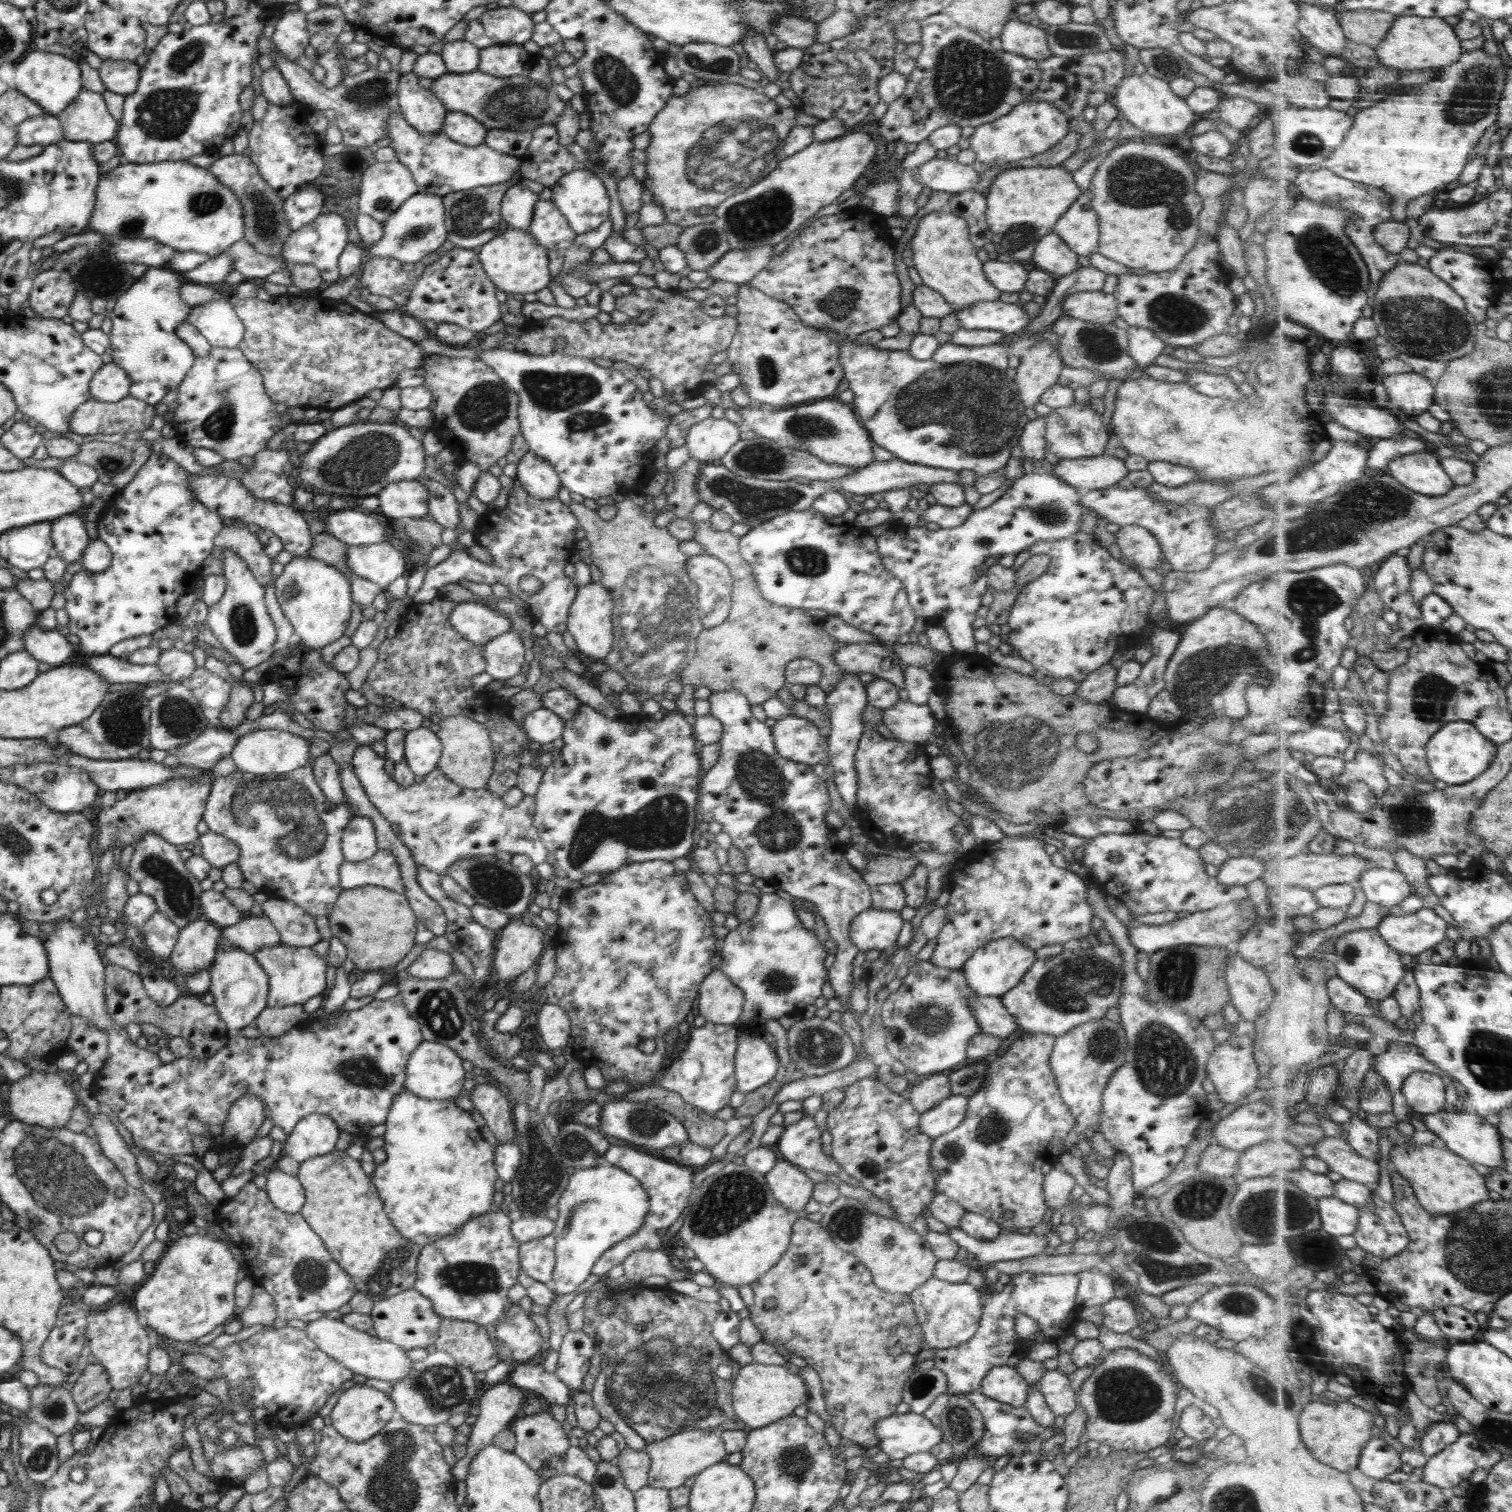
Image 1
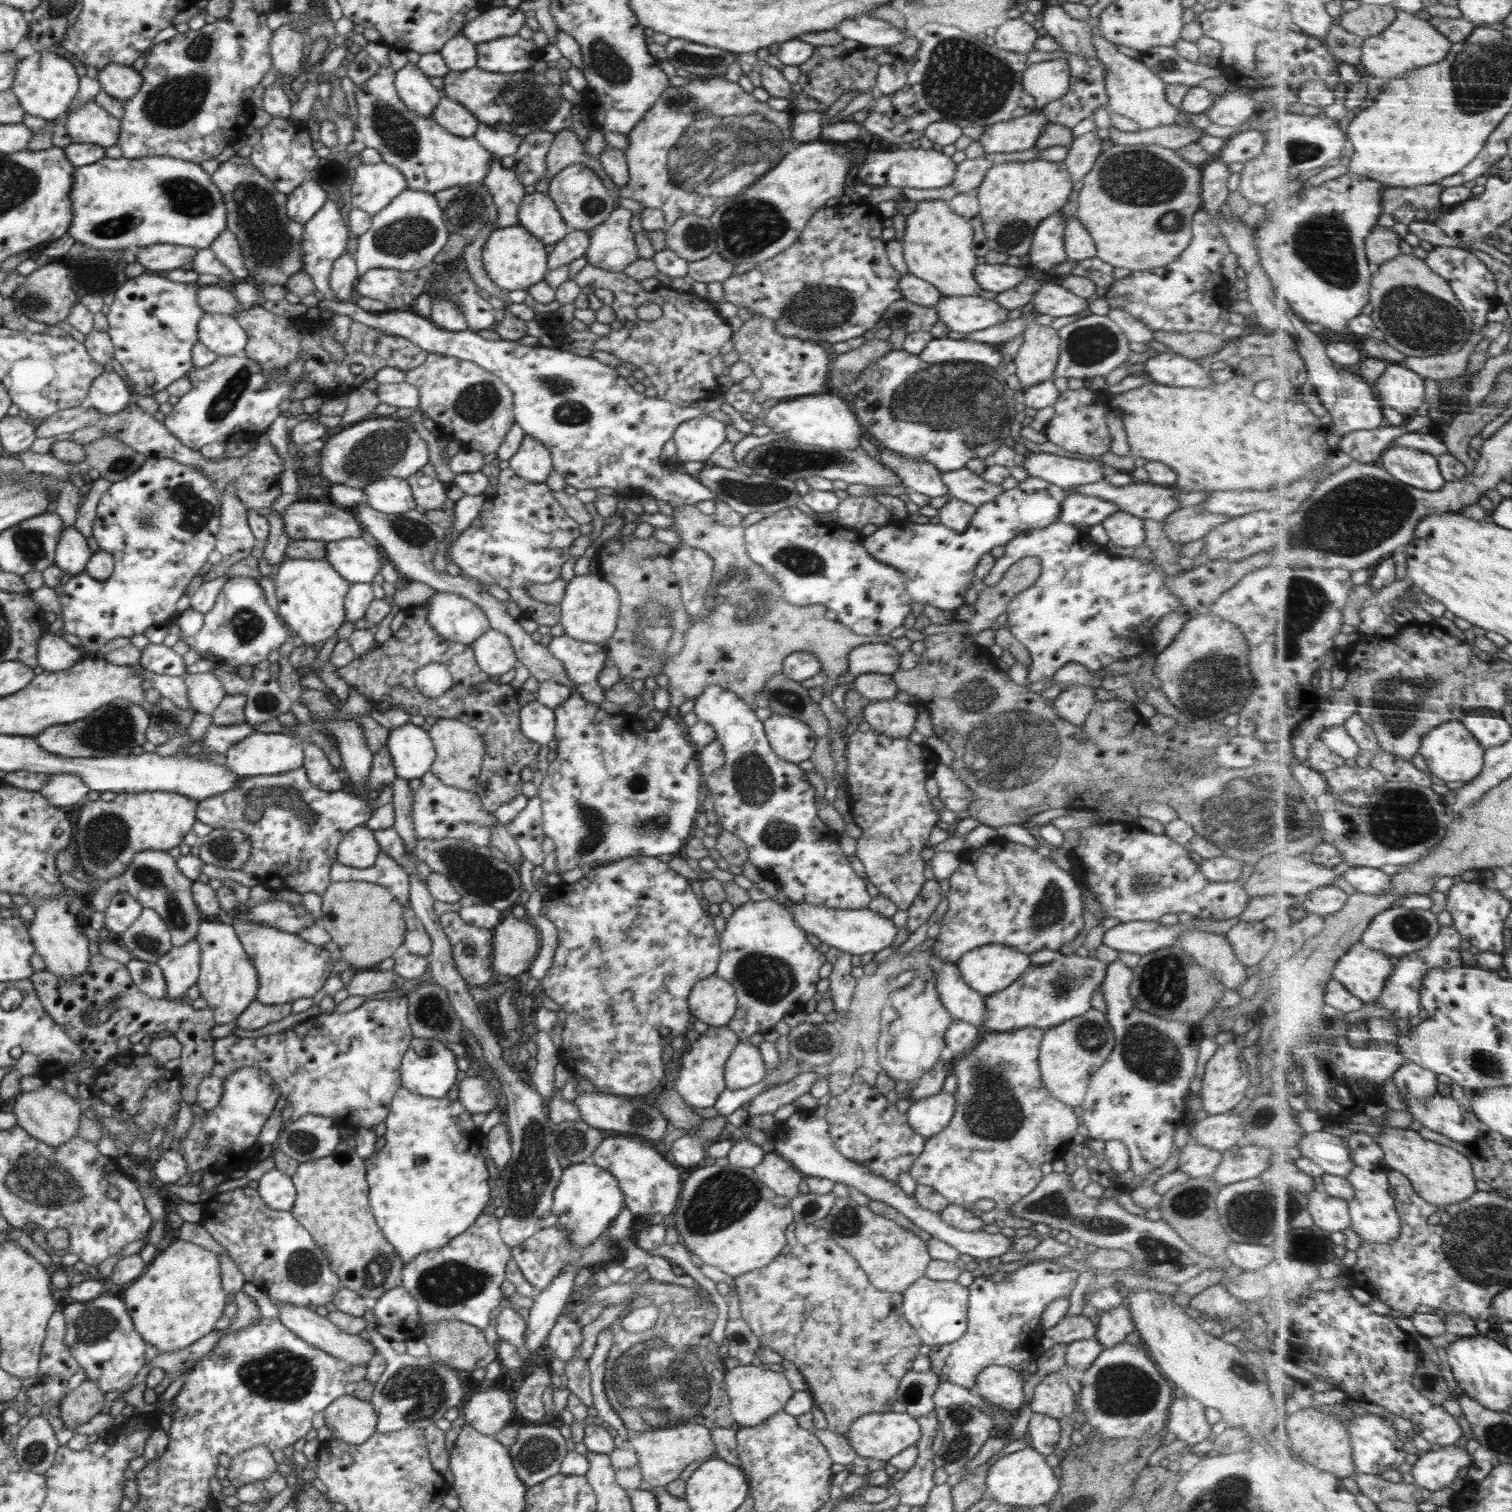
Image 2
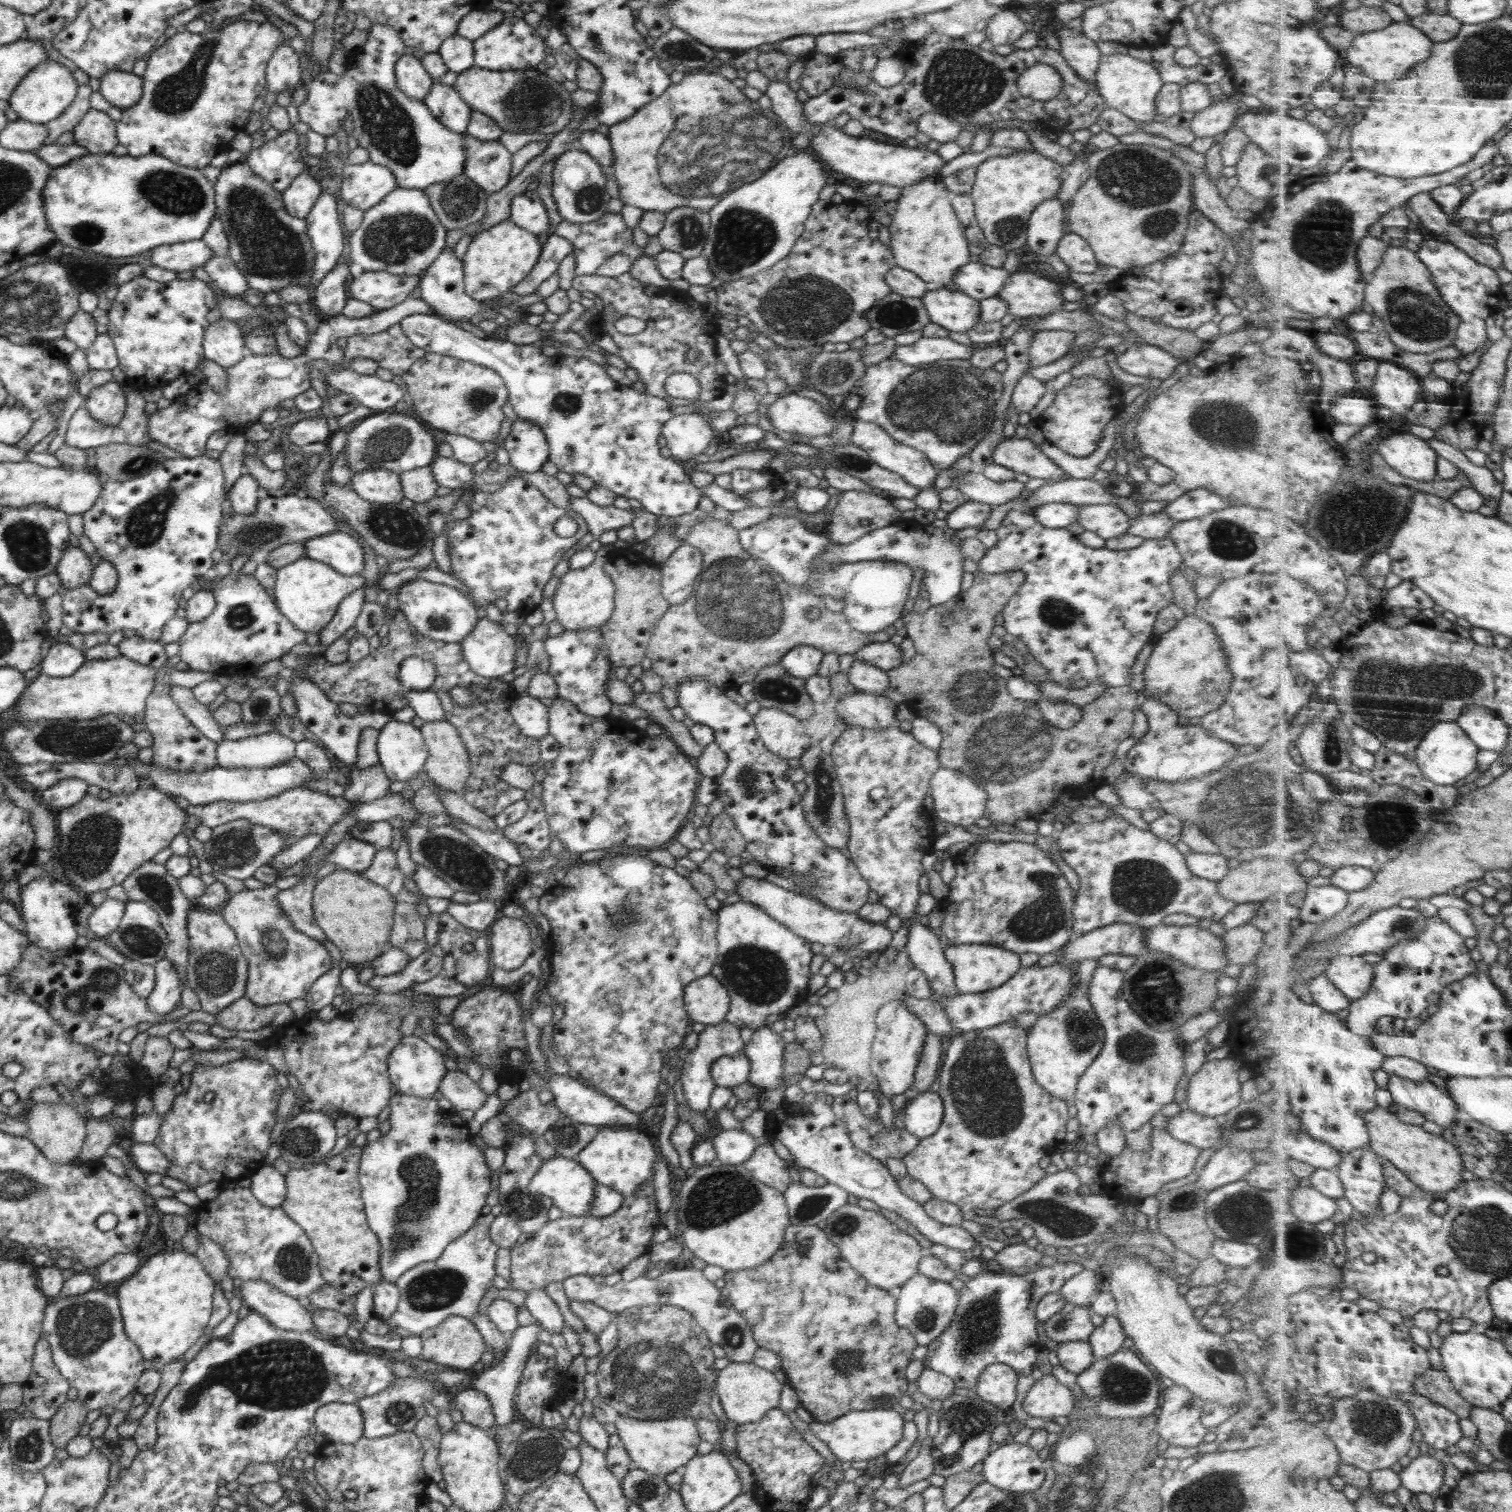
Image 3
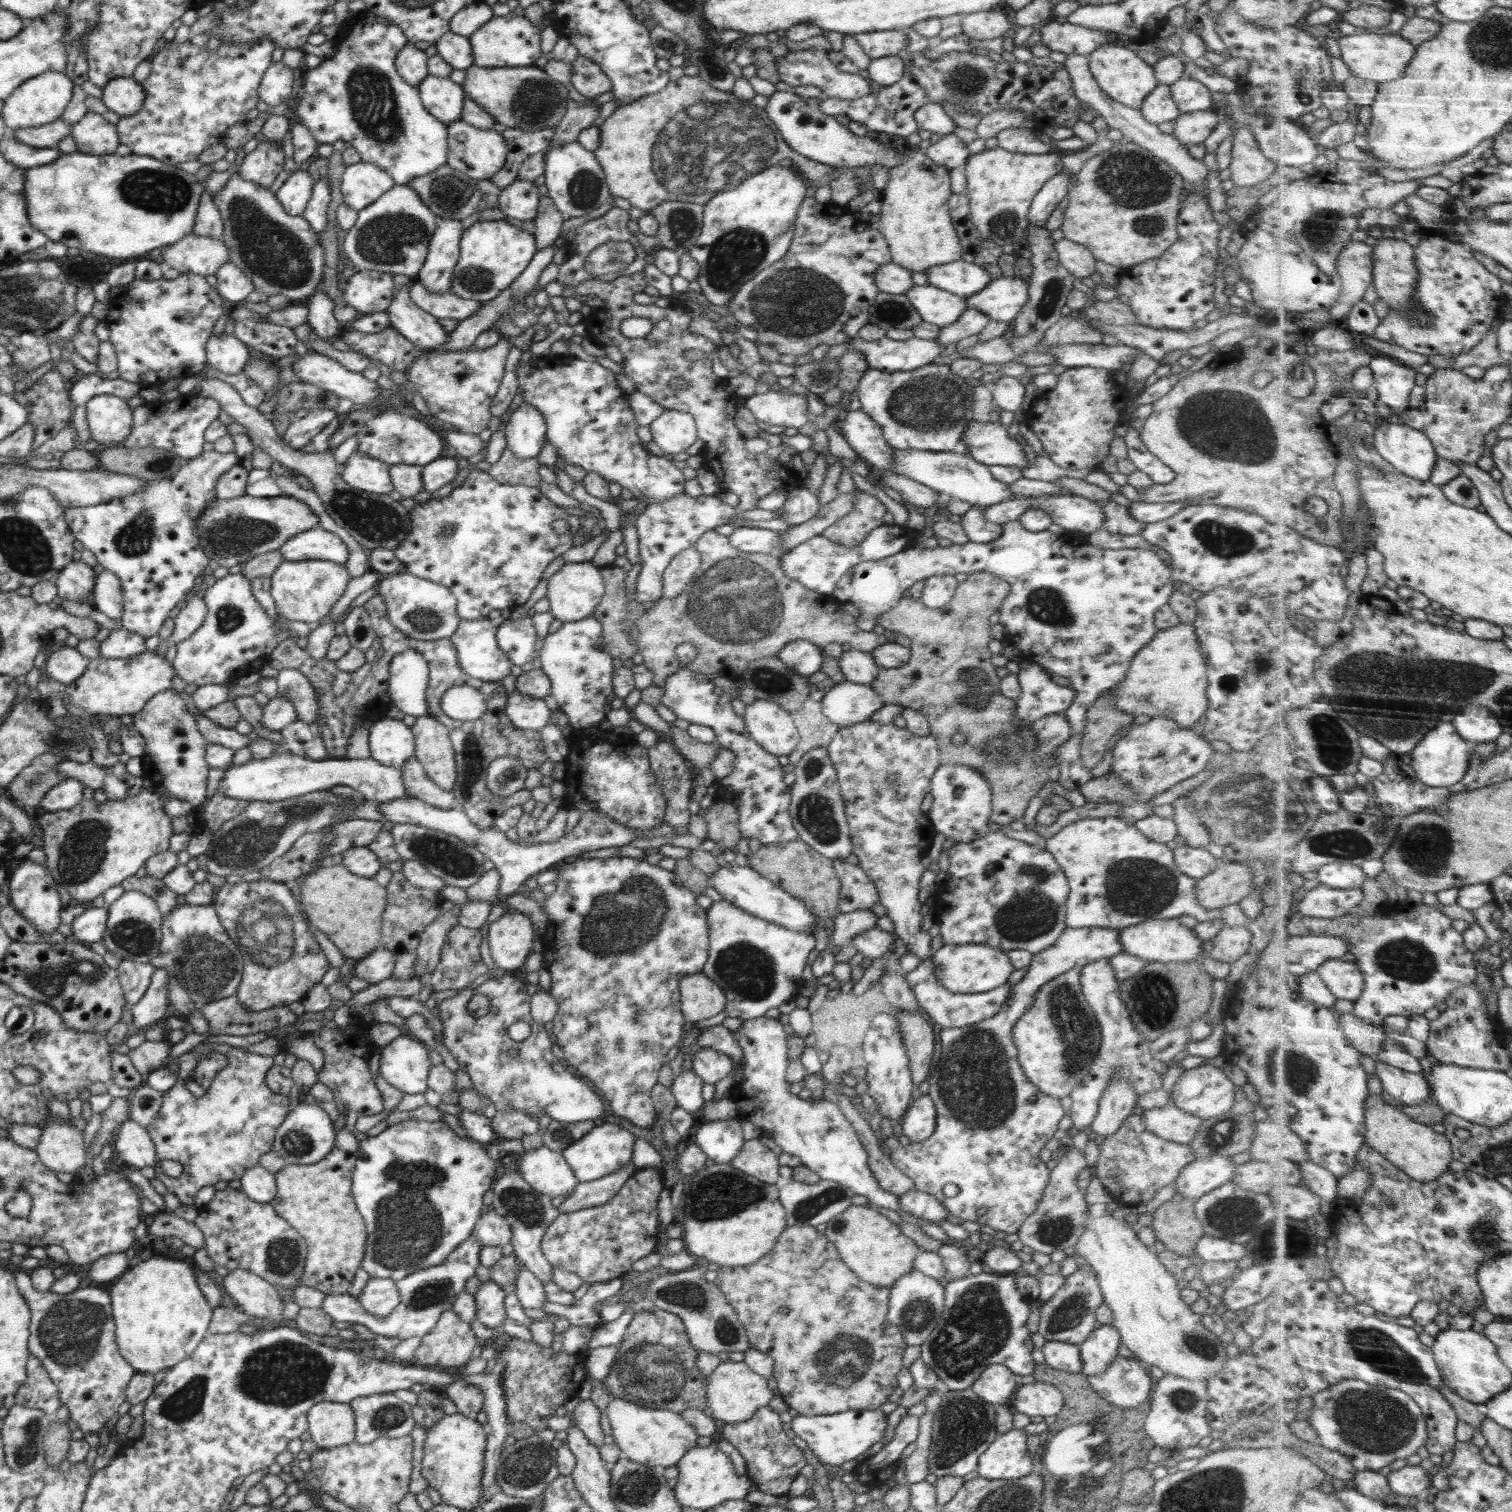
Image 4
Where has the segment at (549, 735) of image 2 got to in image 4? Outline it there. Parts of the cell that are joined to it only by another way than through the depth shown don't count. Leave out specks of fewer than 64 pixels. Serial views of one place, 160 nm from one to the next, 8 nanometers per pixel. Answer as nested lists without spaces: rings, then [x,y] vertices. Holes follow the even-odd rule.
[[[518,692],[507,698],[505,713],[510,722],[525,732],[539,732],[549,723],[551,711],[544,699],[537,699]]]

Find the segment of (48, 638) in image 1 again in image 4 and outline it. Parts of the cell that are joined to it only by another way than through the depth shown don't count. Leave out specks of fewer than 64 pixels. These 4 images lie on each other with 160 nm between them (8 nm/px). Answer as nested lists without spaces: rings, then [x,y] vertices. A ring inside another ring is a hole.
[[[58,644],[47,656],[41,672],[56,682],[70,685],[86,671],[89,659],[74,647]]]

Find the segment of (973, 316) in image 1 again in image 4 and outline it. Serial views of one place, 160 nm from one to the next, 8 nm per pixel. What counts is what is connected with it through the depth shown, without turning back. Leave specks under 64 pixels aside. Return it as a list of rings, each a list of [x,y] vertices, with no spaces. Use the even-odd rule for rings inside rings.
[[[914,285],[905,295],[923,321],[939,327],[952,324],[967,309],[964,297],[930,285]]]

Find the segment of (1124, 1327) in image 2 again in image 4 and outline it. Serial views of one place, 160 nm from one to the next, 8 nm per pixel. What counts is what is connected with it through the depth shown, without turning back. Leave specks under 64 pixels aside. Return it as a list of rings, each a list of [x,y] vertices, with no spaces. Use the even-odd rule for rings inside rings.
[[[1101,1325],[1079,1345],[1082,1363],[1082,1375],[1092,1376],[1102,1373],[1118,1356],[1121,1336],[1114,1325]]]

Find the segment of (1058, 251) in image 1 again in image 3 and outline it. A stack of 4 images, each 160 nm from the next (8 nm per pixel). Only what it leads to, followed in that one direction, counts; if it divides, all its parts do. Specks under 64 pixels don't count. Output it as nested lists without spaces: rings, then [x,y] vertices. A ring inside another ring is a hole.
[[[1044,200],[1032,211],[1027,226],[1027,245],[1037,256],[1056,254],[1058,241],[1065,235],[1064,208],[1054,200]]]

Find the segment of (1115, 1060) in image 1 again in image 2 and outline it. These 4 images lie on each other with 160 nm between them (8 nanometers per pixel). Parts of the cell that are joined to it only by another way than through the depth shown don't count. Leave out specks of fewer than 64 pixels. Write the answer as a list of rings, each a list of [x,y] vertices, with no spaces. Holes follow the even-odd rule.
[[[1094,1008],[1056,1027],[1047,1028],[1037,1060],[1044,1087],[1052,1097],[1078,1110],[1086,1099],[1090,1078],[1105,1063],[1114,1045],[1115,1038],[1109,1020],[1104,1013]]]

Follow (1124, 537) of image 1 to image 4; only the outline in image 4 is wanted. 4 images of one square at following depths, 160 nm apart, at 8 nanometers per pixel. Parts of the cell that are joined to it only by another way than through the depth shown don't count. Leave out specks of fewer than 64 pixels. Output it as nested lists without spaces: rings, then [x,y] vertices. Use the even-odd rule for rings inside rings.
[[[1060,495],[1059,497],[1033,497],[1033,509],[1047,512],[1054,524],[1059,524],[1068,532],[1089,535],[1103,528],[1105,521],[1101,506],[1079,495]]]

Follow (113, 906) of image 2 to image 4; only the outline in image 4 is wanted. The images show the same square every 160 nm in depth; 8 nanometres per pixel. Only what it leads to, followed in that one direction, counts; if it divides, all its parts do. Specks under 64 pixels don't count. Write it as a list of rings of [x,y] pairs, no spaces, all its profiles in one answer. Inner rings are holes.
[[[88,905],[86,910],[76,916],[71,923],[73,935],[70,939],[86,945],[101,942],[106,930],[107,918],[108,911],[105,906],[98,908]]]

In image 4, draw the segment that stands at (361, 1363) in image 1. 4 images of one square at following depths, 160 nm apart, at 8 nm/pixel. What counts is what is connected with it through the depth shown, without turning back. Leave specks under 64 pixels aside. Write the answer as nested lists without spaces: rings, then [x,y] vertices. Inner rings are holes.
[[[234,1267],[218,1279],[227,1298],[238,1302],[239,1308],[253,1317],[268,1317],[275,1326],[290,1323],[282,1311],[286,1302],[276,1286],[253,1272]]]

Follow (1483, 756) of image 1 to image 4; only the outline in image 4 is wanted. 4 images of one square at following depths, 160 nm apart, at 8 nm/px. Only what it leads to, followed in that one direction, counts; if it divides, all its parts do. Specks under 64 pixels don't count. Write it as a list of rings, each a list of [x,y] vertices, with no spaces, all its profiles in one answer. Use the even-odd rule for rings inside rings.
[[[1453,722],[1442,724],[1417,747],[1412,755],[1411,765],[1416,770],[1416,776],[1422,779],[1429,786],[1452,786],[1461,782],[1465,778],[1470,768],[1470,759],[1473,758],[1473,748],[1466,738],[1458,732],[1457,726]]]

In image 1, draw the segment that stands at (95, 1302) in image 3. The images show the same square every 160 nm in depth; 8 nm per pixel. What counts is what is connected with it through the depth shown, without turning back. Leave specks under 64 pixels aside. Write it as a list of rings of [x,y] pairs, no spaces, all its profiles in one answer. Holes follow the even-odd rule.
[[[122,1303],[99,1309],[88,1309],[85,1338],[96,1361],[106,1369],[116,1391],[136,1385],[149,1366],[148,1332],[136,1311]]]

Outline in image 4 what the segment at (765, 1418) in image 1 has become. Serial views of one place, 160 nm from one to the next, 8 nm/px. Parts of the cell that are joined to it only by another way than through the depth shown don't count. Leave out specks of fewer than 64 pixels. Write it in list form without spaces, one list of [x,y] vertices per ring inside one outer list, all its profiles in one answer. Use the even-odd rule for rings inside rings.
[[[724,1358],[709,1376],[706,1396],[708,1413],[715,1420],[722,1420],[724,1423],[748,1420],[758,1408],[768,1406],[768,1402],[774,1398],[766,1377],[752,1372],[752,1369],[744,1362],[732,1362],[727,1358]]]

